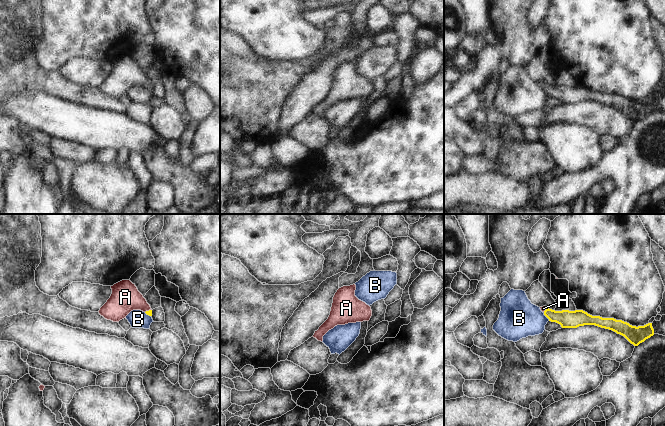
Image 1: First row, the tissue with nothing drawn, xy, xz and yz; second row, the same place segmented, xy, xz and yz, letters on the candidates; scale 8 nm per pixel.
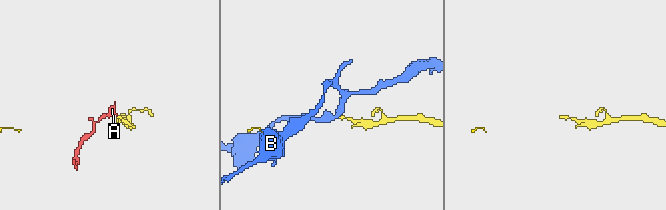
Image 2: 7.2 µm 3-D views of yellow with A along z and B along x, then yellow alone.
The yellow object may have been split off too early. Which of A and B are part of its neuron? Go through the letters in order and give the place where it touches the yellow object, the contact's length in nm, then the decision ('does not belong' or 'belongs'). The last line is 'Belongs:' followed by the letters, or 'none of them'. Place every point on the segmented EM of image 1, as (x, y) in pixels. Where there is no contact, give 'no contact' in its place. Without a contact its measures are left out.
A: xy (149, 310) | 60 nm | belongs
B: yz (546, 316) | 80 nm | does not belong
Belongs: A

